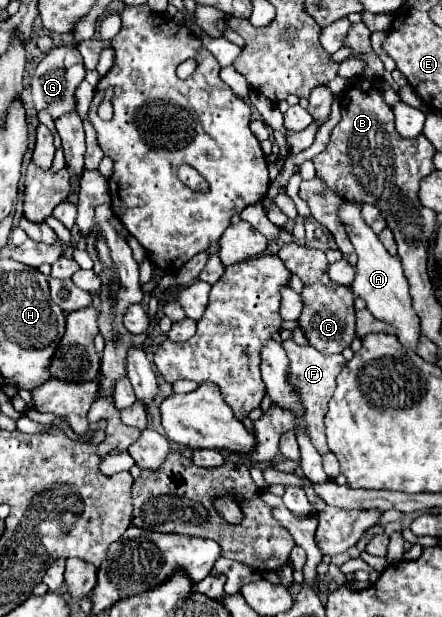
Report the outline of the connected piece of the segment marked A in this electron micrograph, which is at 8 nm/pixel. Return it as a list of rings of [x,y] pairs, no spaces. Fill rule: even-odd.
[[[344,202],[338,210],[338,216],[342,224],[346,226],[346,234],[356,250],[358,262],[356,262],[356,278],[352,282],[352,292],[360,298],[366,300],[368,310],[374,314],[374,318],[388,322],[396,328],[398,340],[402,346],[410,346],[412,350],[418,346],[418,336],[420,336],[420,320],[416,318],[416,312],[412,308],[412,300],[408,294],[408,282],[404,278],[400,260],[396,256],[390,256],[388,250],[382,246],[378,240],[378,234],[370,230],[370,226],[364,222],[362,214],[362,204],[360,202]]]

